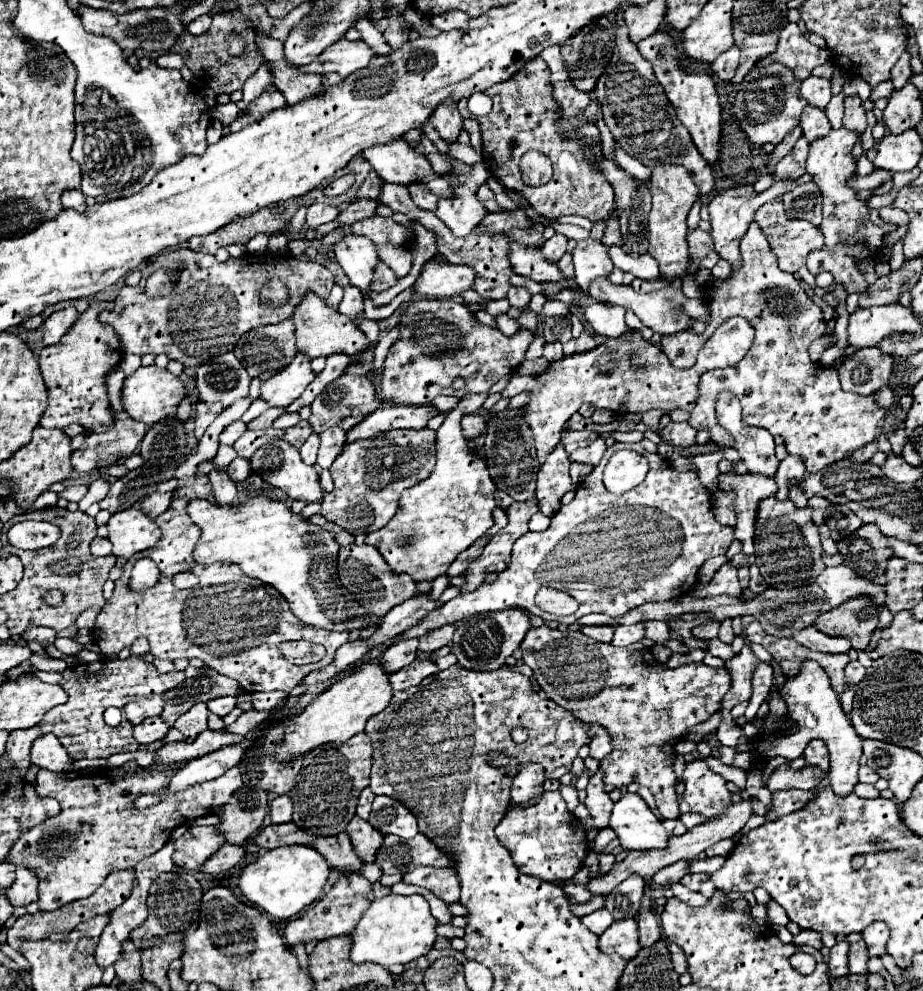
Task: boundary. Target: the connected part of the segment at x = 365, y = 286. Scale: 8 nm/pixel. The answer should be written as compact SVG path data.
M351 235L351 237L345 237L339 245L335 245L333 251L349 281L355 287L359 287L363 293L367 293L373 281L375 267L381 261L377 255L375 243L367 241L365 237Z

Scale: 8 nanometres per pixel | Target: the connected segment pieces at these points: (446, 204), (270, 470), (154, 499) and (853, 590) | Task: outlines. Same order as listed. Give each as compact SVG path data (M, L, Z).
M485 163L471 165L471 173L464 175L451 171L449 187L451 197L441 197L435 215L455 233L455 237L465 237L471 229L489 213L477 199L477 189L491 176Z
M273 439L267 445L259 447L257 453L253 453L251 473L259 475L269 485L283 489L289 497L301 499L305 503L311 503L311 501L317 501L317 499L323 497L323 489L319 487L319 475L317 475L315 467L305 465L301 461L301 457L299 457L299 451L293 445L289 445L287 441L283 441L283 439Z
M169 479L169 481L161 483L155 489L155 493L147 495L147 517L149 519L155 519L157 515L161 515L171 505L171 497L173 497L175 487L177 487L177 481Z
M835 565L835 567L825 567L819 577L817 577L819 587L825 591L827 601L831 603L831 607L841 605L843 601L857 597L861 593L867 593L869 597L875 599L877 605L885 603L885 589L883 585L875 585L869 583L865 579L859 579L859 575L855 575L847 565Z

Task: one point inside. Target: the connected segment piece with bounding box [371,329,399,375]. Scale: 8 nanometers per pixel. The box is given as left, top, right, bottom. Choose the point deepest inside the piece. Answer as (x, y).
(380, 350)

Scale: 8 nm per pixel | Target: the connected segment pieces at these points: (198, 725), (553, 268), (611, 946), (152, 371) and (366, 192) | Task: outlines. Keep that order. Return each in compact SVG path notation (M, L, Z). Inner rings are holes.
M195 703L187 713L183 713L177 721L175 721L175 729L179 729L183 735L185 735L185 741L191 743L195 741L195 737L207 729L207 715L209 715L209 709L205 703Z
M511 245L509 249L511 267L517 275L529 277L537 283L541 281L559 281L563 289L571 289L571 285L563 279L559 267L555 263L549 263L543 253L533 245Z
M635 919L613 921L613 925L603 935L599 935L599 949L603 953L617 953L625 961L629 957L635 957L635 953L641 949L637 921Z
M157 365L139 367L133 375L125 377L121 389L121 403L127 415L135 421L145 423L147 427L169 415L175 415L175 409L183 397L185 397L185 383L179 377L171 375L167 369L161 369Z
M371 171L371 173L369 173L369 177L363 181L363 185L359 187L357 197L377 199L377 197L379 197L379 189L381 189L381 185L383 185L383 179L381 179L375 171Z

